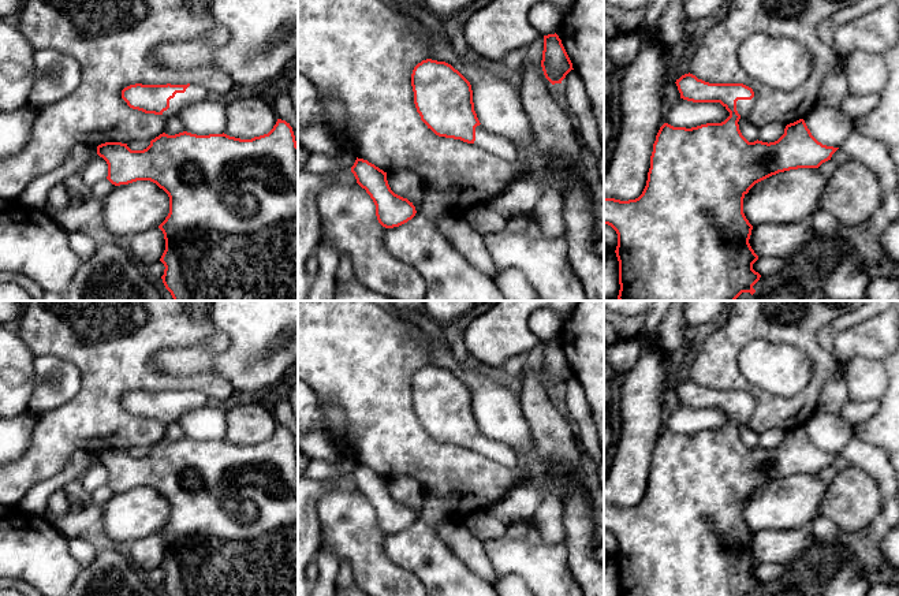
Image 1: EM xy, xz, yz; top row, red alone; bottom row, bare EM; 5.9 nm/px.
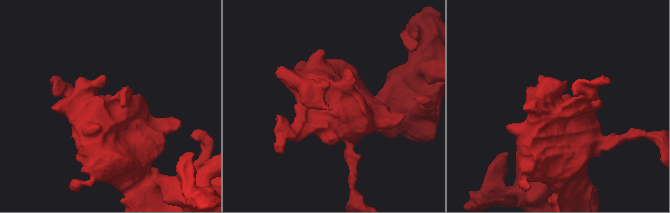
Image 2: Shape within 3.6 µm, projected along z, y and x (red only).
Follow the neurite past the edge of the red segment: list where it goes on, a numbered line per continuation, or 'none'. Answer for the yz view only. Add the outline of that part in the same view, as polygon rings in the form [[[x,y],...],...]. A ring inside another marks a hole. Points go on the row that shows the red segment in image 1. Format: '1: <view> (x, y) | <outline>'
1: yz (743, 107) | [[[754,93],[754,97],[751,100],[738,100],[736,101],[736,111],[741,115],[741,118],[746,118],[751,112],[751,109],[756,105],[756,100],[757,100],[757,96]]]

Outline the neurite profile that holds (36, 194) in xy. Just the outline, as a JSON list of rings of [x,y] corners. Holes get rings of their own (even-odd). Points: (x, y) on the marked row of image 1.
[[[86,144],[74,146],[66,163],[52,172],[34,179],[22,193],[16,204],[44,209],[49,190],[56,183],[64,182],[74,172],[82,171],[94,157],[96,152],[96,148]]]

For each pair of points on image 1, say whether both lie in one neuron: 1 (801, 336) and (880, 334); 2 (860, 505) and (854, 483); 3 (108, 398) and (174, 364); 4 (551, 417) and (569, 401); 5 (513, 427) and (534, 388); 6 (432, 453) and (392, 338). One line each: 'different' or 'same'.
1: different
2: same
3: different
4: different
5: different
6: same

